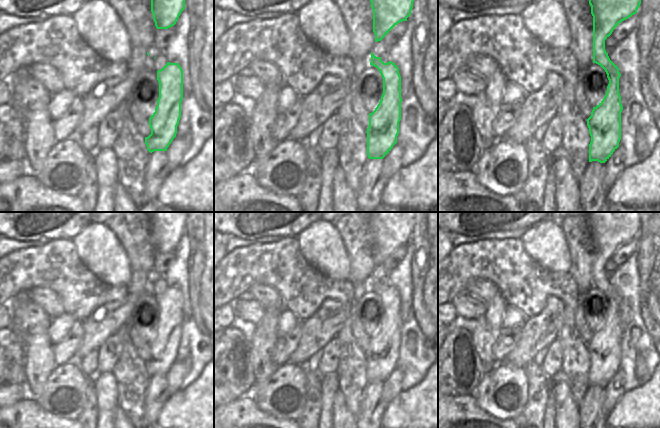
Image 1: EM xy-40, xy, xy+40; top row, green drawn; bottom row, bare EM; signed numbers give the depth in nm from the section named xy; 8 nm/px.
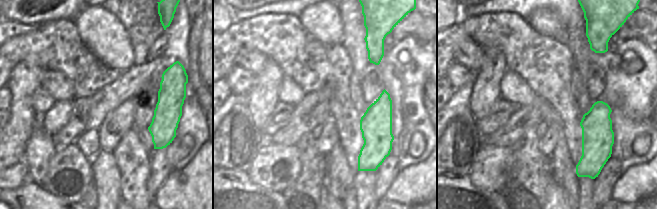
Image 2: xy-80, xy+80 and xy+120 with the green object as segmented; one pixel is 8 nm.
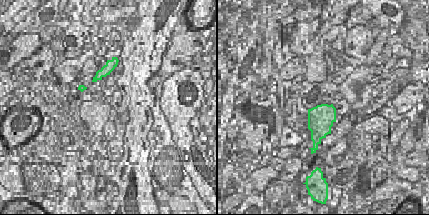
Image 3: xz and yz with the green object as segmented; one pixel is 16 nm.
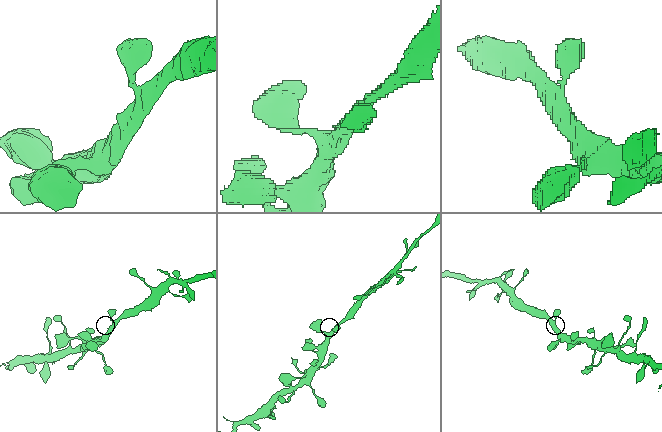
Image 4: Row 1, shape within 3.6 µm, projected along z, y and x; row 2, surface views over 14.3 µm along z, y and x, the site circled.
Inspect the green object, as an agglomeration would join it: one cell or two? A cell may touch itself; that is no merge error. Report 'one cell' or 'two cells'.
one cell

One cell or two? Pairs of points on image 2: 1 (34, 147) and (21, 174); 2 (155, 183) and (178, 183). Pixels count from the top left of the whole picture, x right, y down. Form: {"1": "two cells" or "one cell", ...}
{"1": "two cells", "2": "two cells"}

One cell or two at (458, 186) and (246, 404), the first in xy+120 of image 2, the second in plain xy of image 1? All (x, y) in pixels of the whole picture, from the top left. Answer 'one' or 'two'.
one

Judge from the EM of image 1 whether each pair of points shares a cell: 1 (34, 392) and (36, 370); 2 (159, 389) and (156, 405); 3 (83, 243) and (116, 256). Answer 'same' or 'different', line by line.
1: same
2: same
3: same

